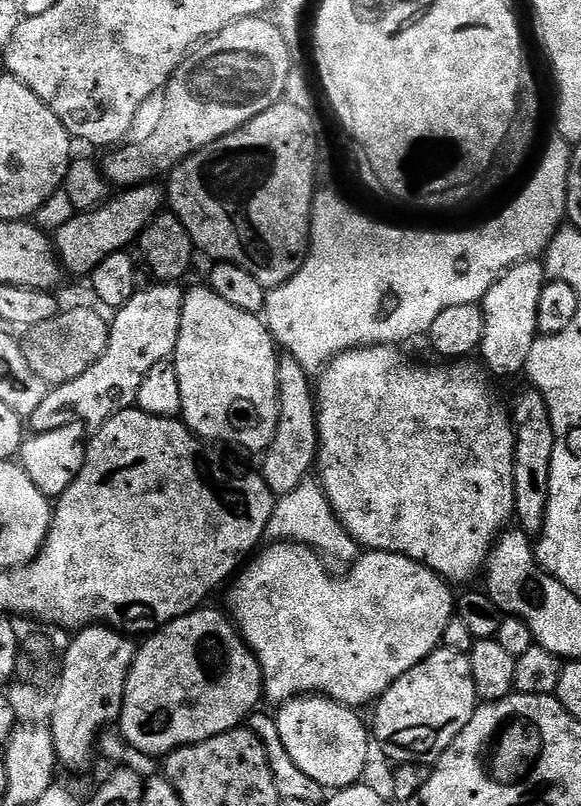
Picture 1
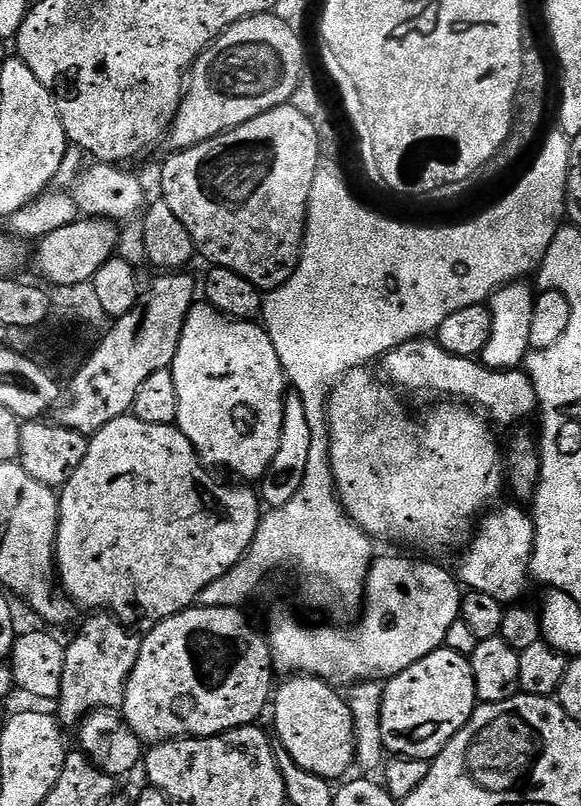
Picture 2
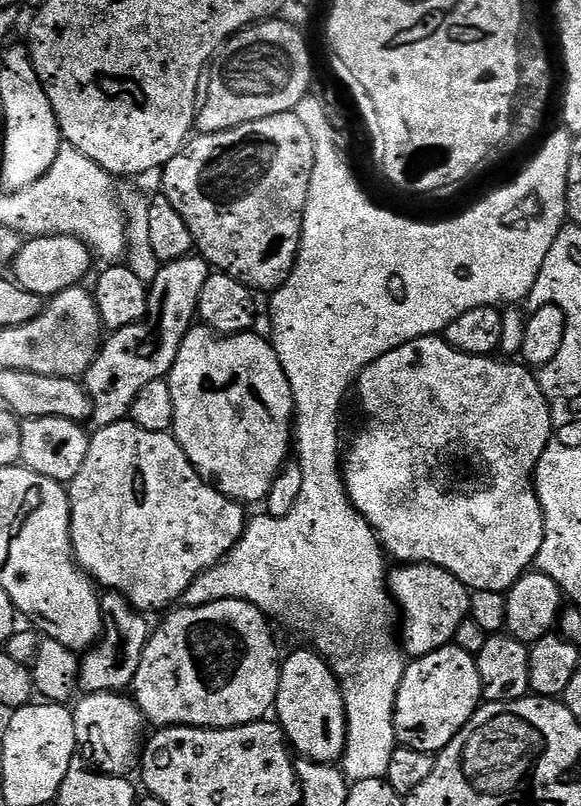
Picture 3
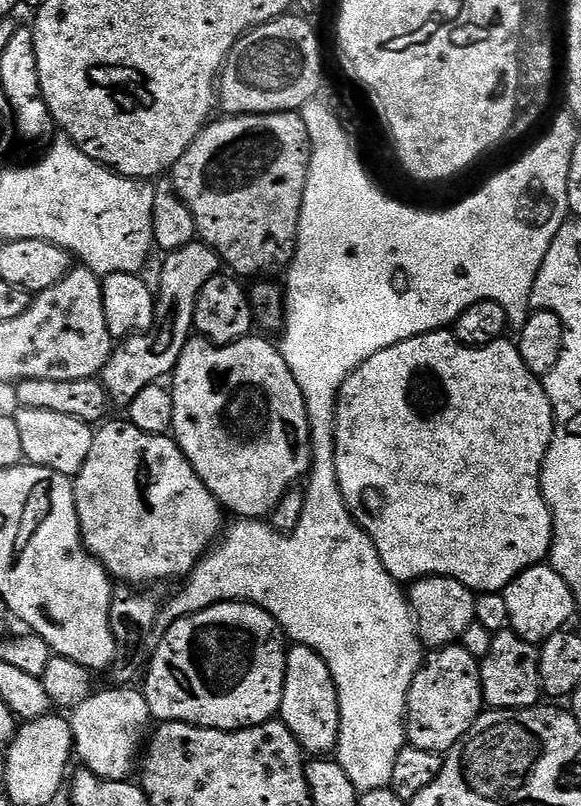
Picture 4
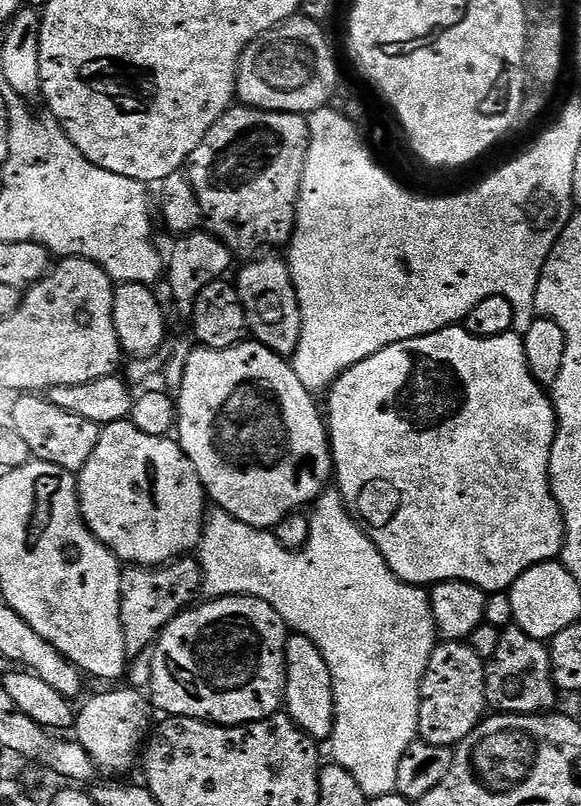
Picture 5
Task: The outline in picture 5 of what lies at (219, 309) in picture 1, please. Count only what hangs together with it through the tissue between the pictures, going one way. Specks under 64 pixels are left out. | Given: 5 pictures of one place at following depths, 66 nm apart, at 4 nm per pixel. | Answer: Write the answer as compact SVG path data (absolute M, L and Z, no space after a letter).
M245 339L243 342L229 348L193 347L188 353L186 370L178 389L175 431L178 433L180 449L190 458L194 470L202 482L207 499L215 507L230 513L238 522L261 530L274 530L278 526L278 522L282 522L292 512L299 512L315 505L321 494L329 487L334 476L332 445L328 438L328 425L322 415L321 405L319 408L316 405L316 400L317 397L308 392L306 386L302 386L302 382L298 382L298 374L294 374L291 363L285 357L279 356L274 350L270 350L265 344L259 343L255 339Z

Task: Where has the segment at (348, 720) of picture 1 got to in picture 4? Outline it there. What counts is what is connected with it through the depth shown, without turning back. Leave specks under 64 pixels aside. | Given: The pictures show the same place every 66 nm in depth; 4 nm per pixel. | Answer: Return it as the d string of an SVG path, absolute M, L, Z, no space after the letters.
M305 644L289 647L286 662L286 682L282 690L282 706L278 713L290 734L300 743L305 753L324 758L335 753L340 729L340 707L334 678L322 658Z

